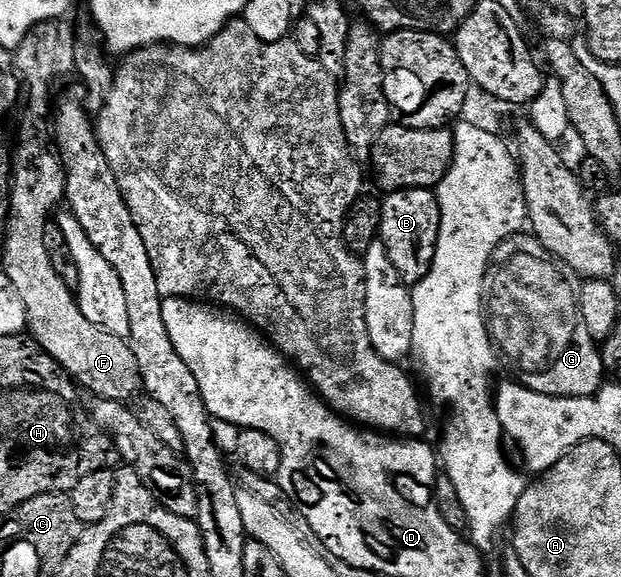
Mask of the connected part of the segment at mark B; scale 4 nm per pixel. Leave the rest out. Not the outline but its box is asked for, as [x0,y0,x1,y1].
[379,190,441,284]

